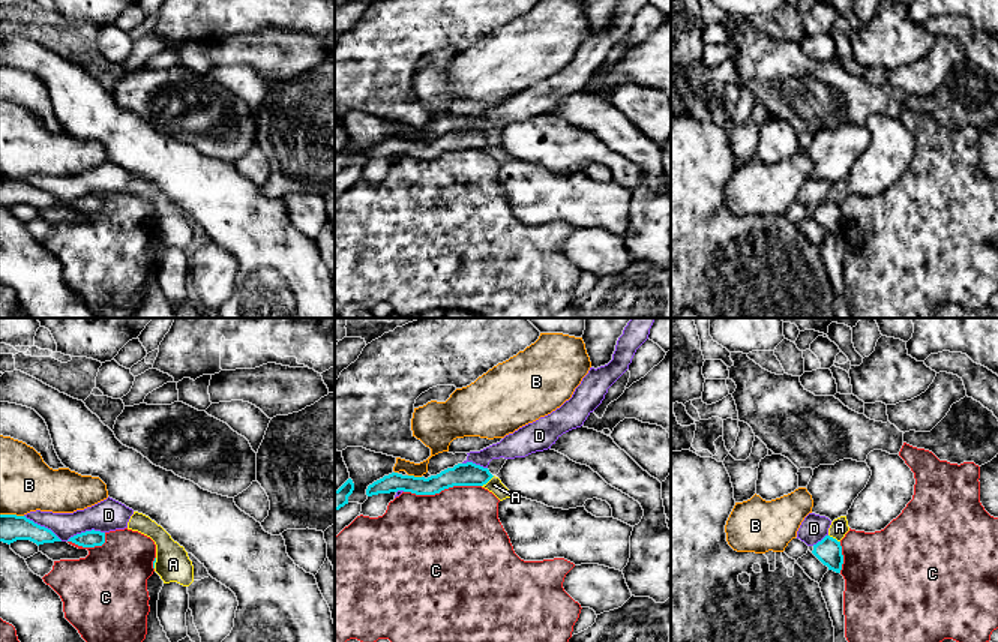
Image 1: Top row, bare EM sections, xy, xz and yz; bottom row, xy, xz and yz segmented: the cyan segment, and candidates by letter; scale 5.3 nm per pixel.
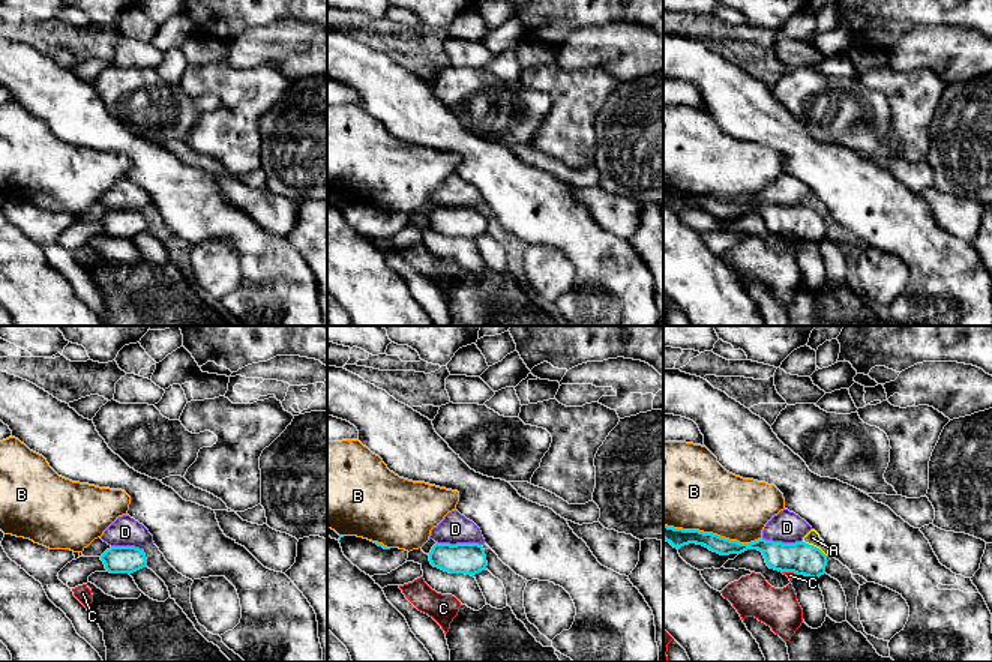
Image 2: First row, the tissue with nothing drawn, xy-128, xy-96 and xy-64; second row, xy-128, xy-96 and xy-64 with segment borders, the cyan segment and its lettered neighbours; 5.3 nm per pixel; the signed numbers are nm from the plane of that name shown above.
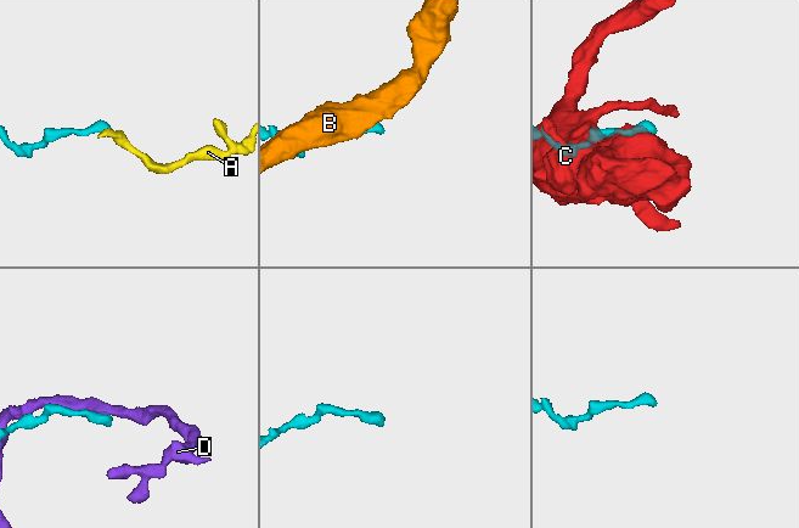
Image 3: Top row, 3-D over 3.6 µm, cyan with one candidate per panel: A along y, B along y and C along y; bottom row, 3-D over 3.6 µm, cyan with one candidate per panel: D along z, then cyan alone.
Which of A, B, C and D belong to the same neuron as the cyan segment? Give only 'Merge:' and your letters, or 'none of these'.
Merge: none of these

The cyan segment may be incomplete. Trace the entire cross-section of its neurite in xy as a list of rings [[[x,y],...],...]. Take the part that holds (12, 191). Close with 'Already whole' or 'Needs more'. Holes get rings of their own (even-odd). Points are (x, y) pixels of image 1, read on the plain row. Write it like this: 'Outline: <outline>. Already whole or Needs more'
Outline: [[[0,178],[0,206],[11,208],[17,204],[30,204],[38,210],[62,206],[51,194],[35,188],[26,180]]]. Already whole

